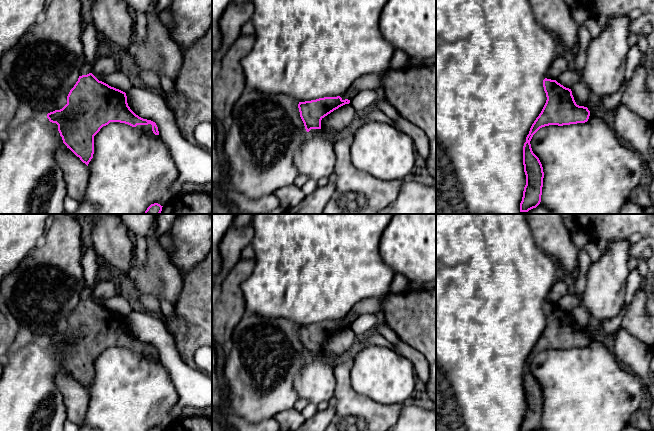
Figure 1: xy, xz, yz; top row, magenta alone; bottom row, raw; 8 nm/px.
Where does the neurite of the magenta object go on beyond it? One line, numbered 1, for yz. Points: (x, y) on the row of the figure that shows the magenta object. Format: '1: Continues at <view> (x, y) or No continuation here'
1: No continuation here

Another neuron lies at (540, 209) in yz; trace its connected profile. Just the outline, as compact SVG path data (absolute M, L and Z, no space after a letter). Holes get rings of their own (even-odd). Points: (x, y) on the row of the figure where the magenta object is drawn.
M541 203L536 207L528 212L520 212L520 214L550 214L550 211Z

